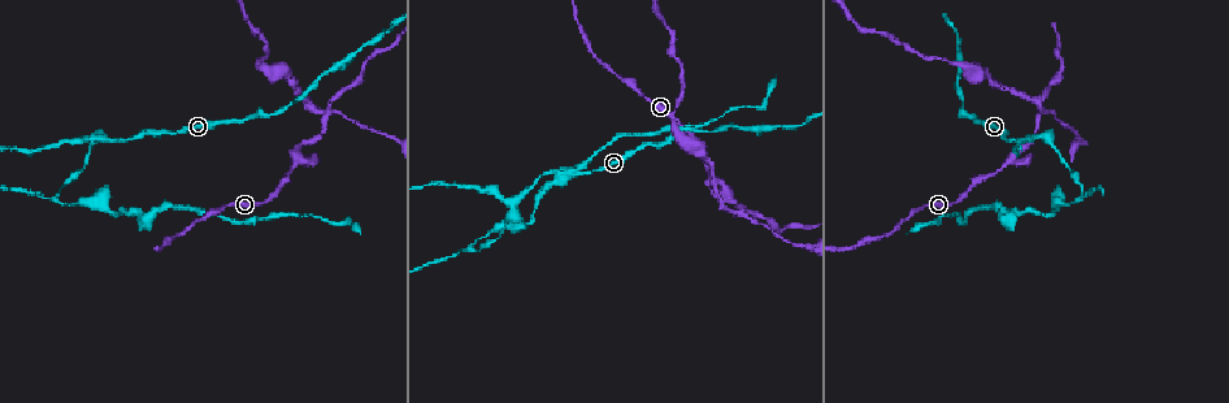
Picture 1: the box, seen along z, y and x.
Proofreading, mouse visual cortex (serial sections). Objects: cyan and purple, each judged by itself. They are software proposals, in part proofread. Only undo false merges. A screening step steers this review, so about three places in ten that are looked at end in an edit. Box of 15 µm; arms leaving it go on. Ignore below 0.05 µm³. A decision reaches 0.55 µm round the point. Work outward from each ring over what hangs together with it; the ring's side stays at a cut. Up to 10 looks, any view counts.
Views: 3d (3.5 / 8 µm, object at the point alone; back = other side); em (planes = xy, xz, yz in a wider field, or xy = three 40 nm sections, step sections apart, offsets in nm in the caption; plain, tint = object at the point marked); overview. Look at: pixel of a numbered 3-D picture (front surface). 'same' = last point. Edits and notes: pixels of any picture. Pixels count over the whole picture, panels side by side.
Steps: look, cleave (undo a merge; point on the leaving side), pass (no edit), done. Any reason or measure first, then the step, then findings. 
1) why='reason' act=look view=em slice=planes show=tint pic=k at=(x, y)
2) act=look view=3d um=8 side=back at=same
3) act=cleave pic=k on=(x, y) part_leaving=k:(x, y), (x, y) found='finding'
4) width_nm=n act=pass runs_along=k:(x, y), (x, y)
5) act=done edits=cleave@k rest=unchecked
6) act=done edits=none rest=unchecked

why='calibre changes' act=look view=3d um=3.5 pic=1 at=(706, 173)

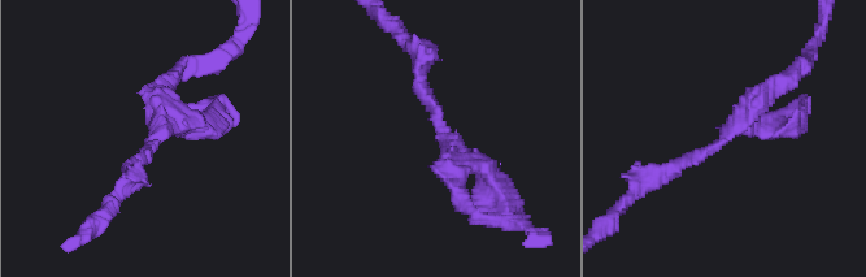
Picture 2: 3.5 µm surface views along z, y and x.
act=pass runs_along=2:(666, 171), (710, 151), (793, 72) found='all the same cell'

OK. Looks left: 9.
why='branch point' act=look view=3d um=3.5 pic=1 at=(516, 199)

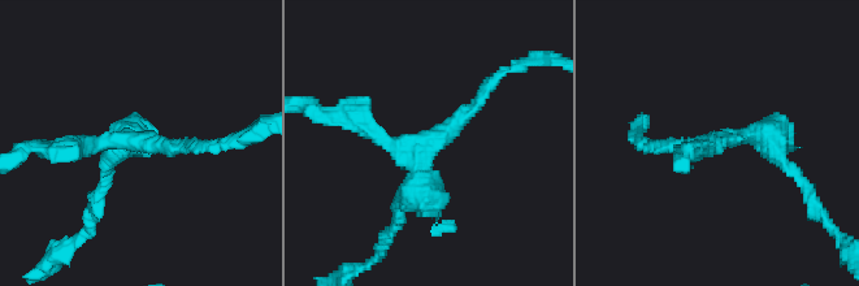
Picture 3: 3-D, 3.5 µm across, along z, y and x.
act=look view=em slice=xy step=3 show=tint pic=3 at=(727, 138)

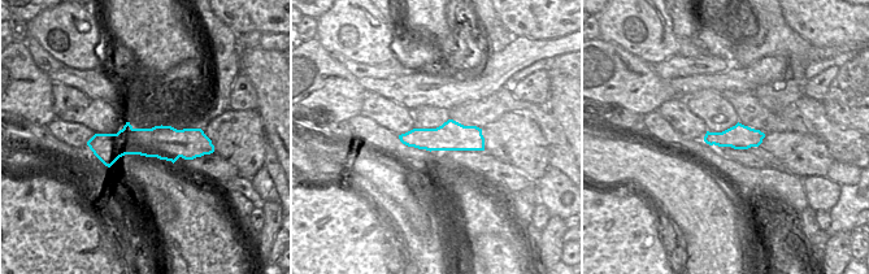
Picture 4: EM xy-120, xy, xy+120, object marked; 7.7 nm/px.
arm_widths_nm=150,200,300 act=cleave pic=3 on=(429, 207) part_leaving=3:(420, 168), (381, 247) found='two cells meet here'

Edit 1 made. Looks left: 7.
why='looks like a crossing' act=look view=3d um=8 pic=1 at=(1041, 114)

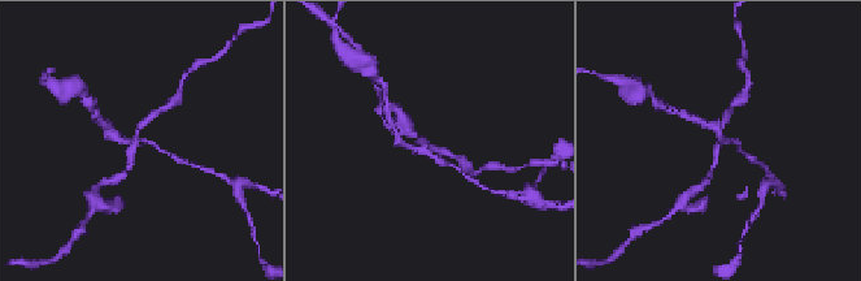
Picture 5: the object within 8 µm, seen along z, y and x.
act=look view=3d um=3.5 pic=5 at=(424, 144)

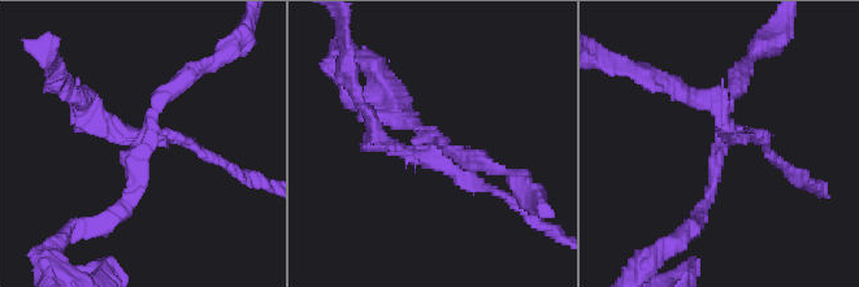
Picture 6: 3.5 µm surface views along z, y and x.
arms=4 arm_widths_nm=150,150,200,200 why='now the EM' act=look view=em slice=xy step=2 show=tint pic=6 at=(146, 136)

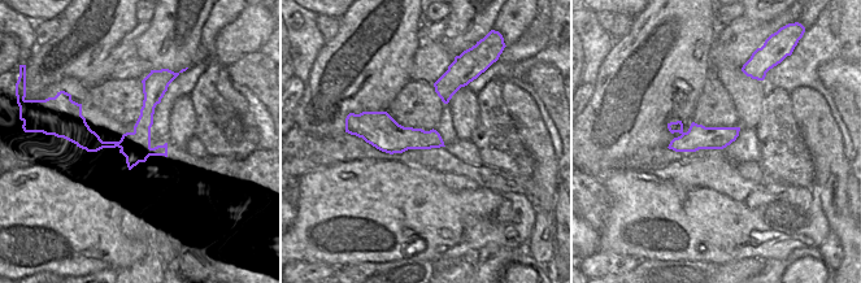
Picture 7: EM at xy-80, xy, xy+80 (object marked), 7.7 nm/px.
act=cleave pic=6 on=(89, 127) border=7:(118, 142), (116, 146) found='two cells meet here'

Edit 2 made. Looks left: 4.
why='redraw' act=look view=overview

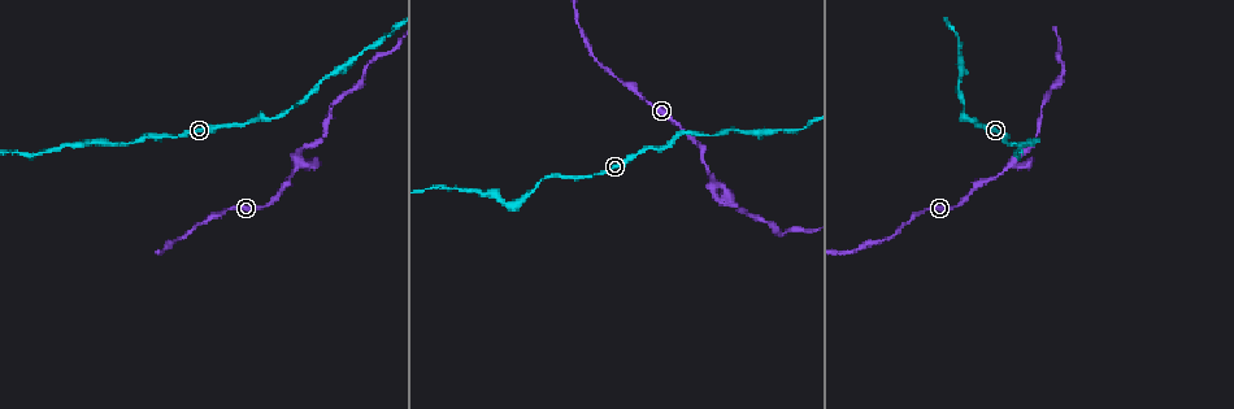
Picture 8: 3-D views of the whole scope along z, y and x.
why='a narrow waist' act=look view=3d um=3.5 pic=8 at=(784, 235)

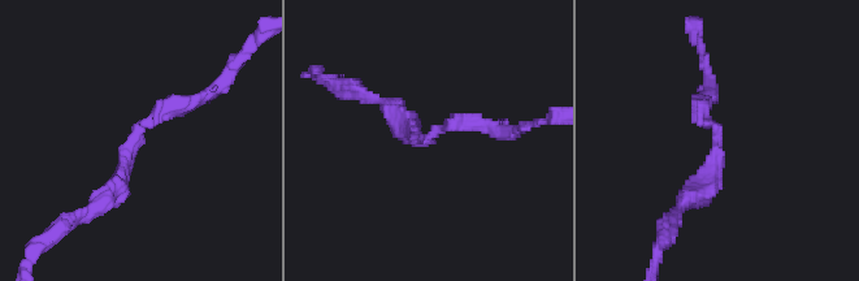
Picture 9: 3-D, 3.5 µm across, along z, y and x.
arm_widths_nm=200,250 act=look view=em slice=xy step=3 show=tint pic=9 at=(438, 134)

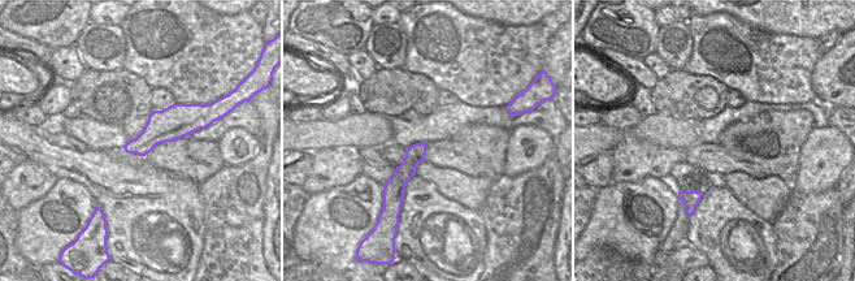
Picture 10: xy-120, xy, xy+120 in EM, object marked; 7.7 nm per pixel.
act=pass runs_along=10:(422, 146), (396, 184), (391, 202) found='all the same cell'

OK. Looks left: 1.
act=done edits=cleave@3,cleave@6 rest=unchecked

